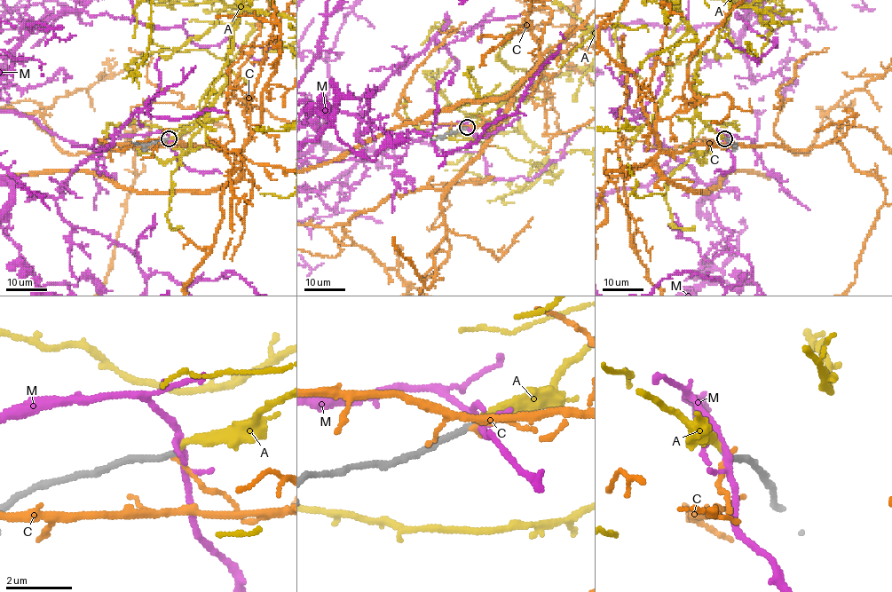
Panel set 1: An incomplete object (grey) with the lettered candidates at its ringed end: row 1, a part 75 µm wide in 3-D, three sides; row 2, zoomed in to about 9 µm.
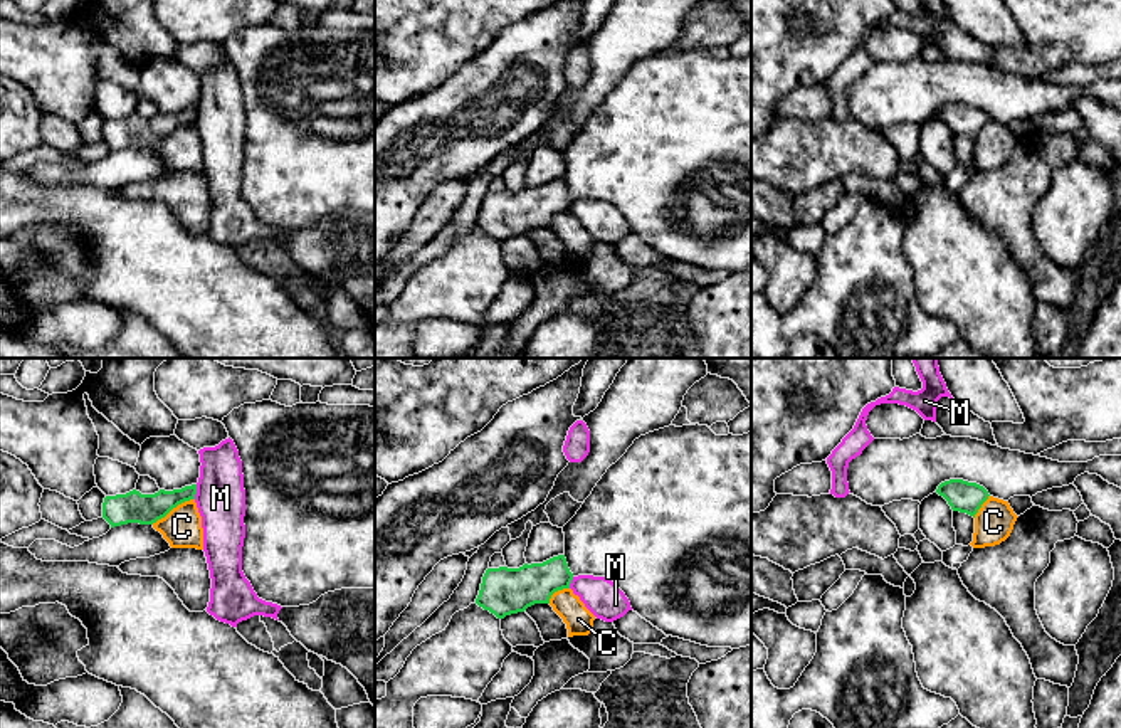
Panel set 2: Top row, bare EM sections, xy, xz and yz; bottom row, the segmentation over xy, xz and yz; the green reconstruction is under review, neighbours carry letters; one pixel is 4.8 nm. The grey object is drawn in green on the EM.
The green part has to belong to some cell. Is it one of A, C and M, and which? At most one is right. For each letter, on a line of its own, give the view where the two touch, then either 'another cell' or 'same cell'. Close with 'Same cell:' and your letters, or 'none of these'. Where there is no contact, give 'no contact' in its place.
A: no contact | same cell
C: xy | another cell
M: xy | another cell
Same cell: A

